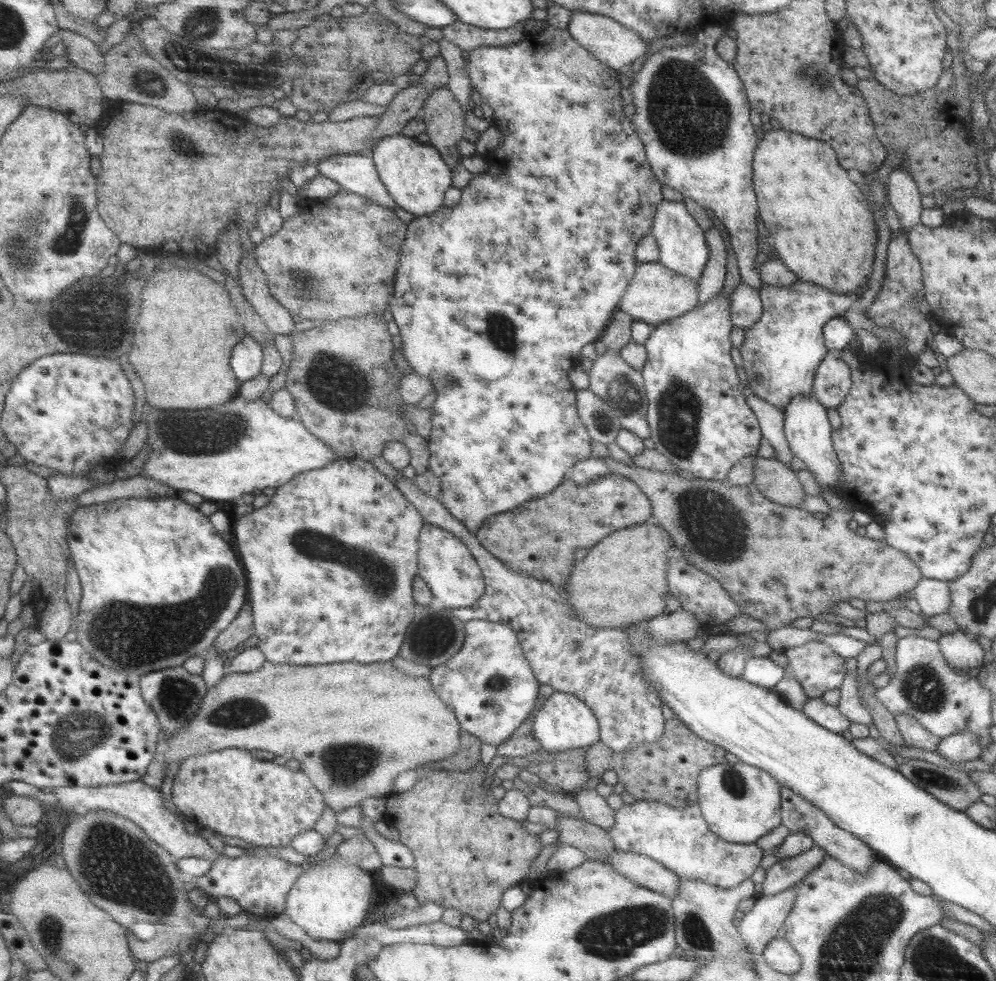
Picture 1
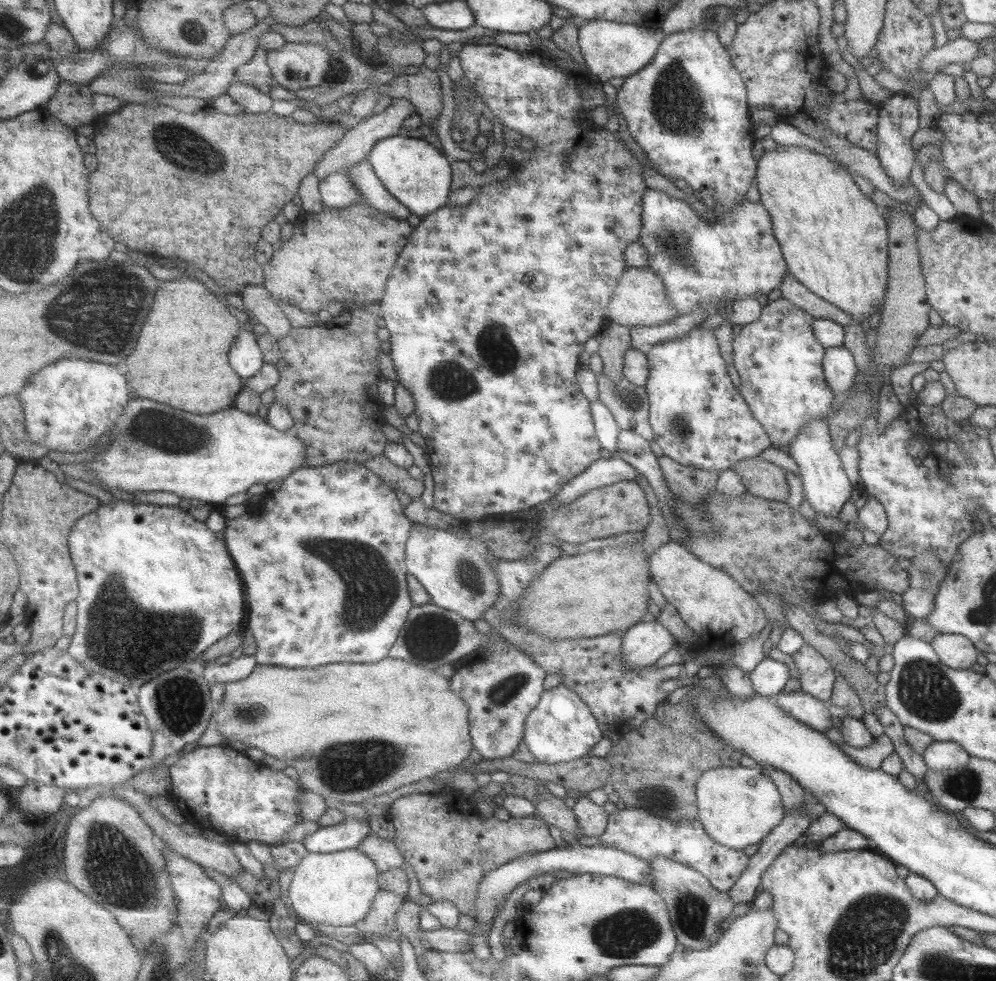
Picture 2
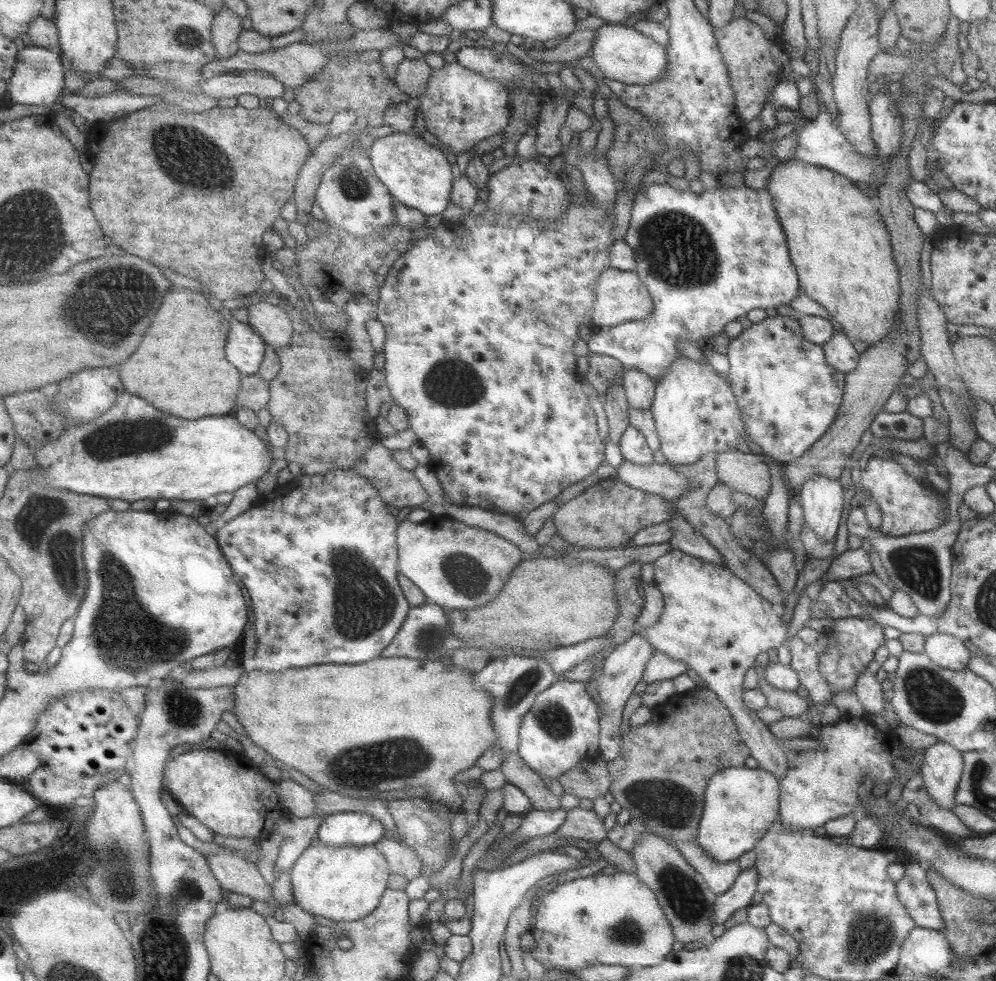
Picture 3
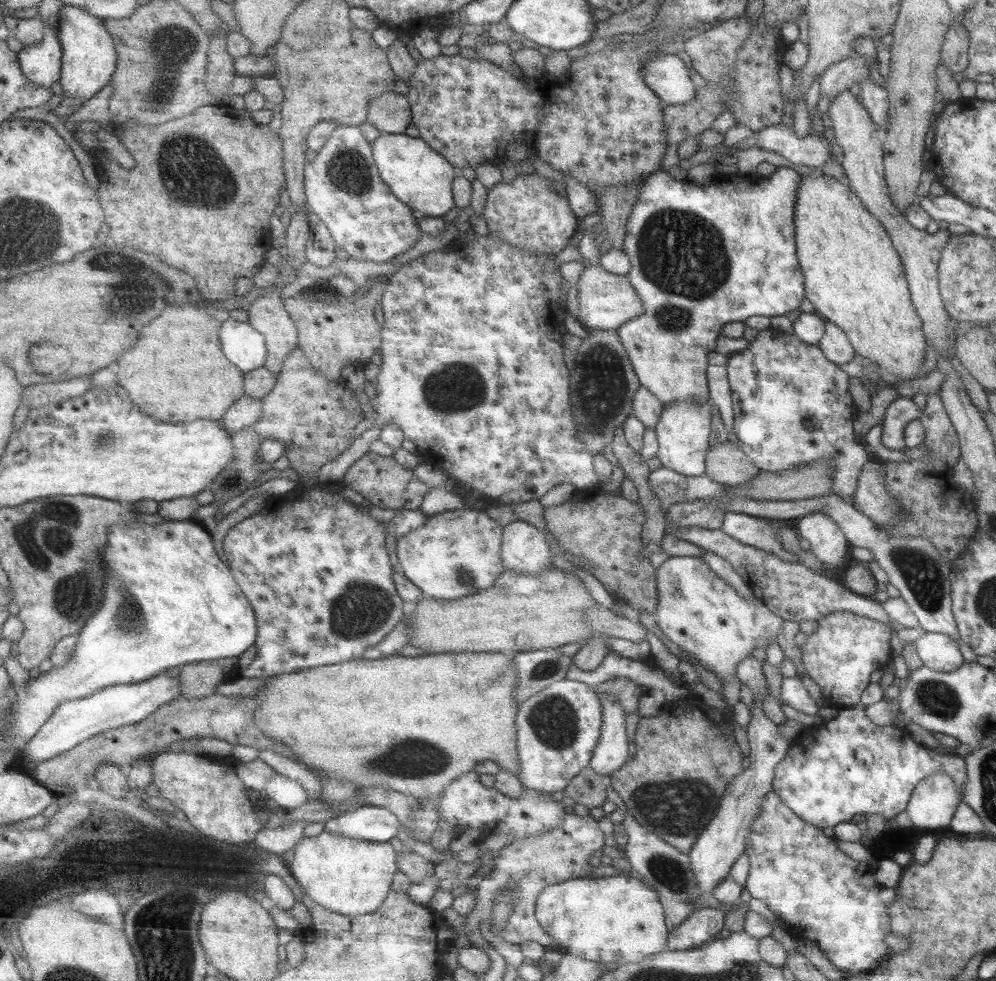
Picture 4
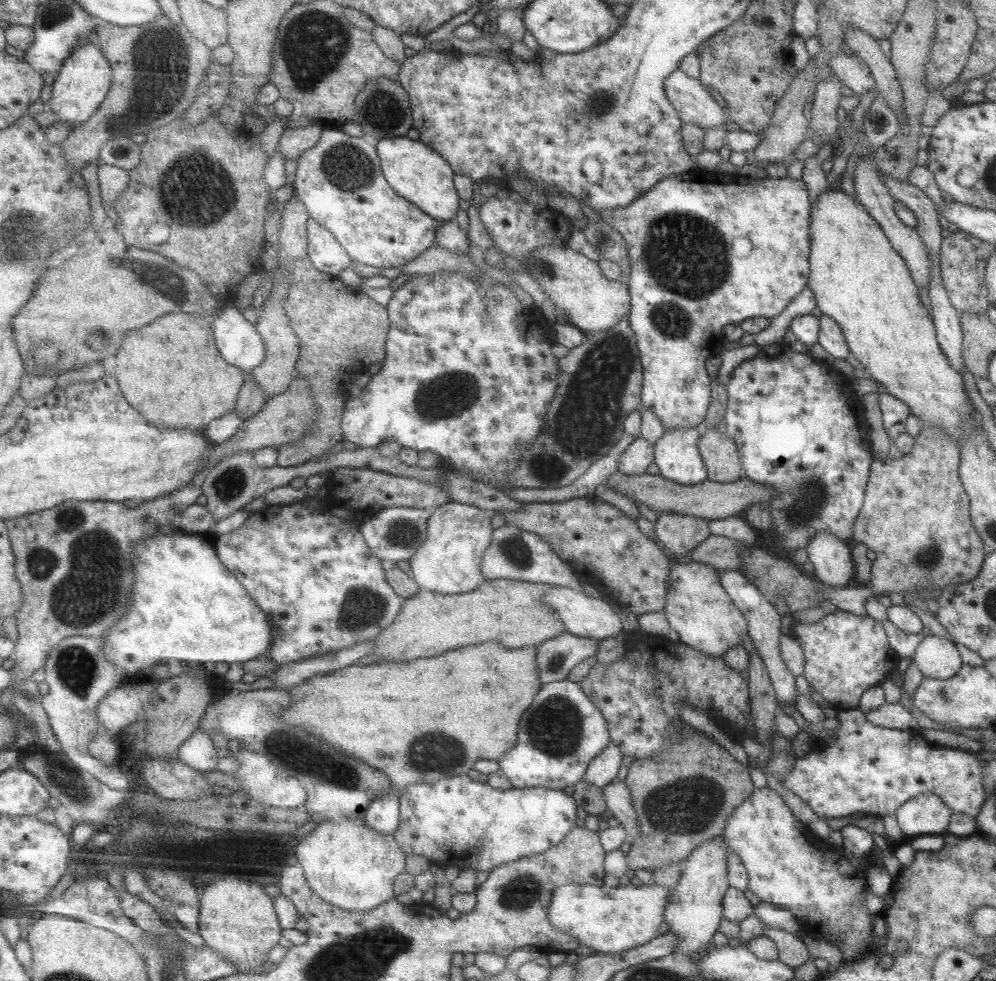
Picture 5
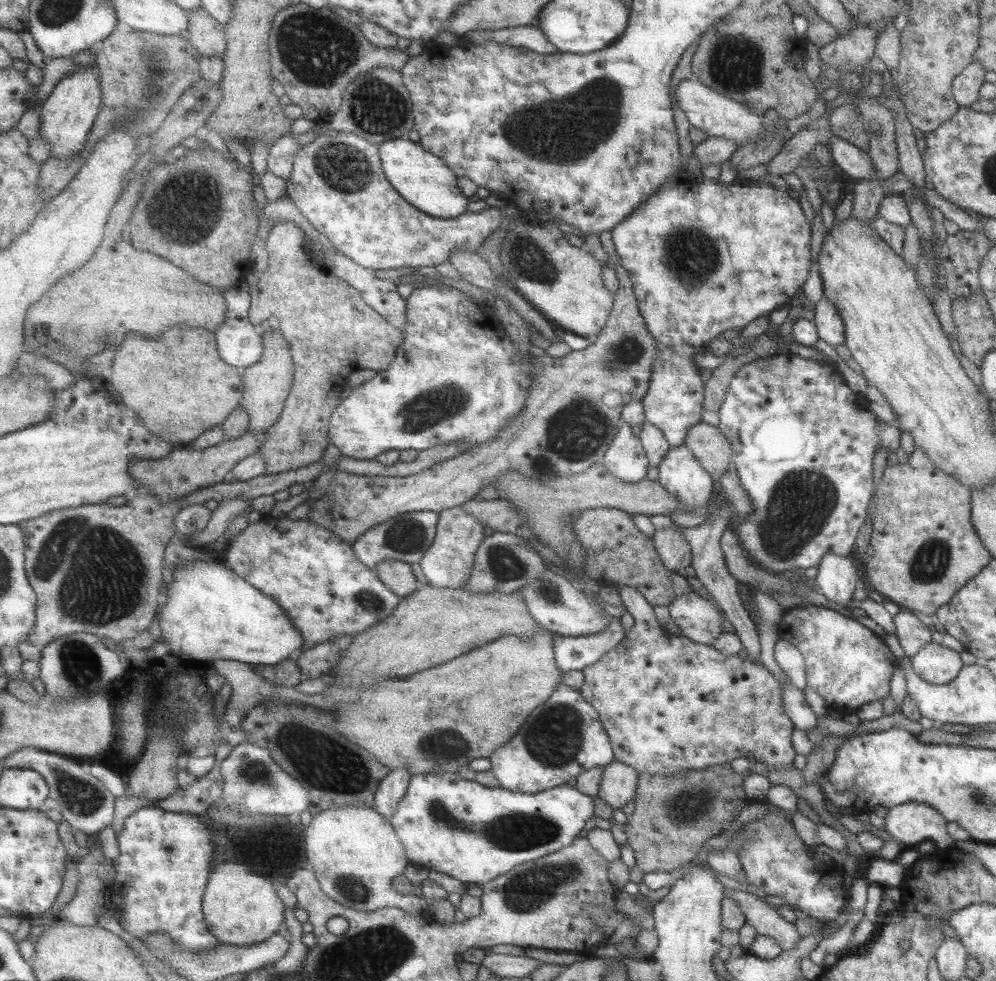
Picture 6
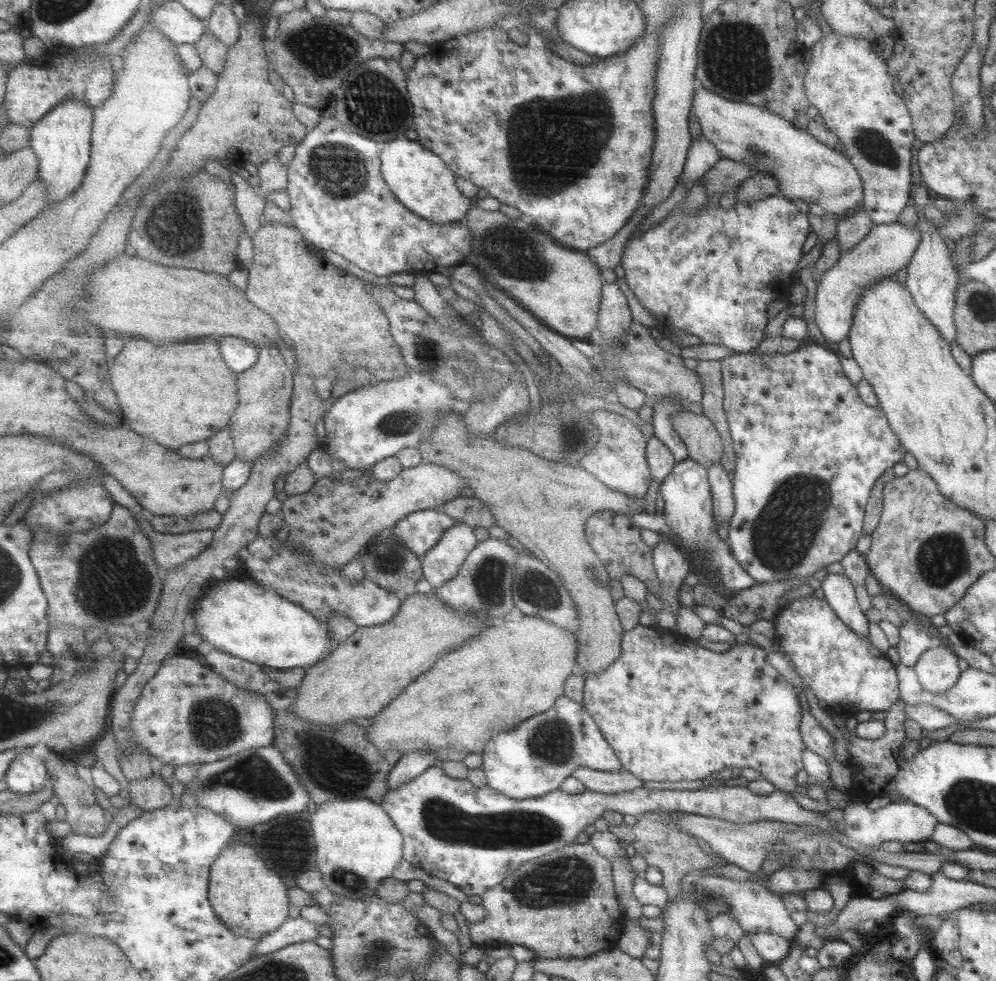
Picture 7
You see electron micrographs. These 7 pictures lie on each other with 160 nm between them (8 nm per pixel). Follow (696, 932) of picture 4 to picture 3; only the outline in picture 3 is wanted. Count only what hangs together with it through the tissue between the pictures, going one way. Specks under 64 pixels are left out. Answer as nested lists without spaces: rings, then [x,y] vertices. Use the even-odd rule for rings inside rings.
[[[753,867],[743,869],[724,894],[716,895],[712,908],[714,924],[723,923],[736,910],[751,904],[751,896],[756,891],[757,877]]]

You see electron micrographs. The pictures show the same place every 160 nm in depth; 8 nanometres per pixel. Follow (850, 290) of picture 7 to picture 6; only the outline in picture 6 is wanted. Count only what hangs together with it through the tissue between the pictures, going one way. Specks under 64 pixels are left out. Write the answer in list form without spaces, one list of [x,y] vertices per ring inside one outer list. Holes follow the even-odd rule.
[[[822,296],[812,309],[818,338],[832,347],[844,344],[844,324],[835,307]]]

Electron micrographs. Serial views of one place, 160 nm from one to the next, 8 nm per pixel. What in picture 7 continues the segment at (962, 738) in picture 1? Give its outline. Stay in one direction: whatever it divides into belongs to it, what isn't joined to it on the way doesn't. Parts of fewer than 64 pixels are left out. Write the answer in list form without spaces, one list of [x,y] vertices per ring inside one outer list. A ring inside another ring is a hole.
[[[893,801],[874,811],[870,811],[864,803],[849,803],[842,809],[845,820],[845,829],[842,833],[856,846],[859,859],[867,861],[862,850],[865,847],[879,847],[885,840],[897,842],[923,842],[928,840],[934,831],[937,819],[929,814],[922,806],[917,806],[909,801]]]

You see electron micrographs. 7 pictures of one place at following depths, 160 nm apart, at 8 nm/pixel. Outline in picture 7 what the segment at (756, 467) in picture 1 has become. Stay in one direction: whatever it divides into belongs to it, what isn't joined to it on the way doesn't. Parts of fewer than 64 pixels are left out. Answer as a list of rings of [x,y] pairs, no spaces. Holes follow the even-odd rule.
[[[681,410],[674,414],[672,427],[686,446],[690,460],[705,469],[713,463],[720,463],[722,440],[706,416]]]

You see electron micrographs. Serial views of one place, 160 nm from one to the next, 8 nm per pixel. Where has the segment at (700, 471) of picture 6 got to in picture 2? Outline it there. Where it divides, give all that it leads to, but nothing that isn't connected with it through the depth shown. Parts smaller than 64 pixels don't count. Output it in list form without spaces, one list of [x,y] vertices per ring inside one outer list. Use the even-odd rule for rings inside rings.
[[[700,323],[687,334],[665,339],[645,351],[648,377],[643,387],[648,396],[648,421],[653,439],[665,457],[682,466],[717,473],[730,469],[742,459],[758,456],[772,444],[765,429],[753,418],[751,409],[737,388],[733,387],[725,368],[726,362],[719,352],[714,329],[706,329]]]

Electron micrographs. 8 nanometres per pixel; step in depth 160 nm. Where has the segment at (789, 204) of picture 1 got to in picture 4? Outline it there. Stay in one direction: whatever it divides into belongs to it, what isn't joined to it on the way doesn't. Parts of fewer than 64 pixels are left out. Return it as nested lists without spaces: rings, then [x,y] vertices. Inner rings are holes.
[[[829,175],[800,176],[793,222],[795,257],[804,278],[804,298],[813,305],[815,314],[838,326],[846,334],[854,352],[863,356],[865,361],[873,361],[883,371],[899,375],[903,380],[921,377],[926,346],[921,321],[911,306],[901,259],[883,225],[862,205],[846,181]]]

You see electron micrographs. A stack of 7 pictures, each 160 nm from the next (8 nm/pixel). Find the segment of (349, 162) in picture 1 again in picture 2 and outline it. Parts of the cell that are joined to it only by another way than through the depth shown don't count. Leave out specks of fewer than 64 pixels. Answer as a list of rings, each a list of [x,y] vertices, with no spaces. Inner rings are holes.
[[[370,160],[350,166],[347,173],[351,175],[352,181],[356,183],[356,189],[369,205],[394,216],[405,219],[411,216],[412,212],[396,196],[393,196],[379,175],[375,172]]]

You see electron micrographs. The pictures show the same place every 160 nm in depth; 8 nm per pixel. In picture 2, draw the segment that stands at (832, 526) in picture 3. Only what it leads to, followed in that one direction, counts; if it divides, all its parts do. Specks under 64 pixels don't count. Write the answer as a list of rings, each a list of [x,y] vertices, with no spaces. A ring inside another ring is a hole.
[[[819,417],[805,423],[788,444],[787,453],[799,468],[803,497],[813,512],[825,517],[838,518],[841,507],[850,500],[853,487],[843,471],[841,460],[830,439],[828,419],[829,417]]]

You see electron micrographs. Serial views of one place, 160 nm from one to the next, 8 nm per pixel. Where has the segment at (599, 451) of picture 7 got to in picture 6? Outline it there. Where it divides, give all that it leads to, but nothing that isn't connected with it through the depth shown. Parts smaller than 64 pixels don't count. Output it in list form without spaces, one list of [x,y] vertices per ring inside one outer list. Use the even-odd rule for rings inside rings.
[[[621,421],[612,444],[605,450],[601,464],[613,478],[619,478],[627,484],[635,484],[646,478],[649,464],[641,441],[631,433],[630,427]]]

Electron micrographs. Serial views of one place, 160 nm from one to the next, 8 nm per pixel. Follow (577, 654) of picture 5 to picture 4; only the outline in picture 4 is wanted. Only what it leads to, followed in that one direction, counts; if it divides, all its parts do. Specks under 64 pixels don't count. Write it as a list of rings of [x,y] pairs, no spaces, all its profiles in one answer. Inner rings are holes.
[[[559,648],[514,653],[514,666],[516,666],[518,674],[518,679],[516,680],[516,703],[519,709],[532,696],[539,694],[554,682],[563,679],[570,660],[571,658],[563,655]]]

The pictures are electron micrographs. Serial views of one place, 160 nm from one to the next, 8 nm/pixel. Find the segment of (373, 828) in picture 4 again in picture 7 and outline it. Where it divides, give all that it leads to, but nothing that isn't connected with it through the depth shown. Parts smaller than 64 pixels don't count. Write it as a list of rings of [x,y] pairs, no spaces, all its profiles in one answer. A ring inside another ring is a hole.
[[[411,752],[402,755],[395,768],[388,774],[389,788],[399,788],[421,776],[429,767],[438,766],[436,754]]]

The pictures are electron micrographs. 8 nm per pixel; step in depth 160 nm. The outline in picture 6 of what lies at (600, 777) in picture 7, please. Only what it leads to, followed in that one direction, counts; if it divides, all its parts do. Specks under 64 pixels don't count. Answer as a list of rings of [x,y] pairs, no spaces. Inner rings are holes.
[[[613,760],[603,767],[596,795],[614,808],[619,815],[624,804],[634,800],[637,775],[636,770],[631,766]]]

